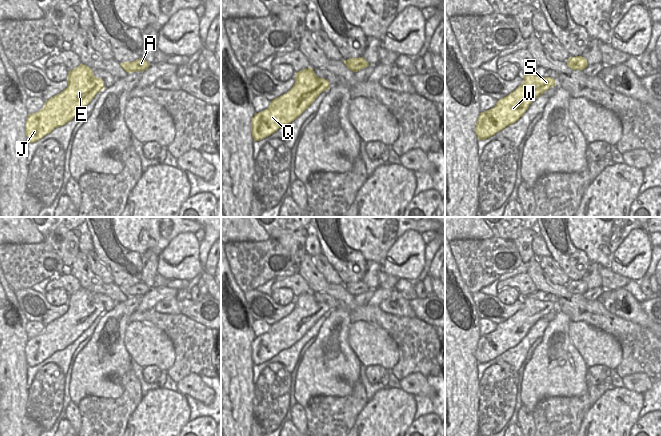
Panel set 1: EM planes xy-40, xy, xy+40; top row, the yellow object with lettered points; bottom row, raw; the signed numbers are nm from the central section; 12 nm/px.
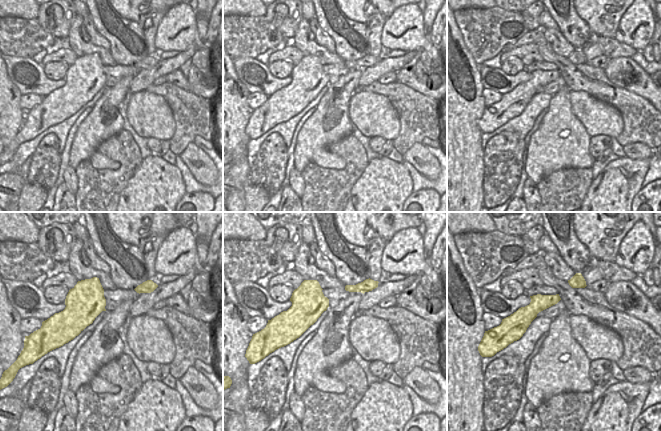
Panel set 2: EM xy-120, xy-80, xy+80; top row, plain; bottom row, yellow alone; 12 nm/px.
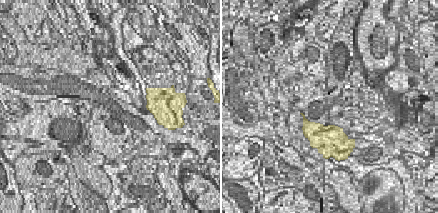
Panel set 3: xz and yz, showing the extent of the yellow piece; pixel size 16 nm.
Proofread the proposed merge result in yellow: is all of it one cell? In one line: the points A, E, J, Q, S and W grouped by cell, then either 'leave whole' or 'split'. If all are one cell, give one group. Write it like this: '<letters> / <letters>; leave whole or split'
A E J Q S W; leave whole

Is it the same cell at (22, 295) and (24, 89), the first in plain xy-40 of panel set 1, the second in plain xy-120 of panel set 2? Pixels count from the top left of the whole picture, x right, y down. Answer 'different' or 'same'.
same

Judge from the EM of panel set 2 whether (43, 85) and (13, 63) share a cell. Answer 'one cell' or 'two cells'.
one cell

